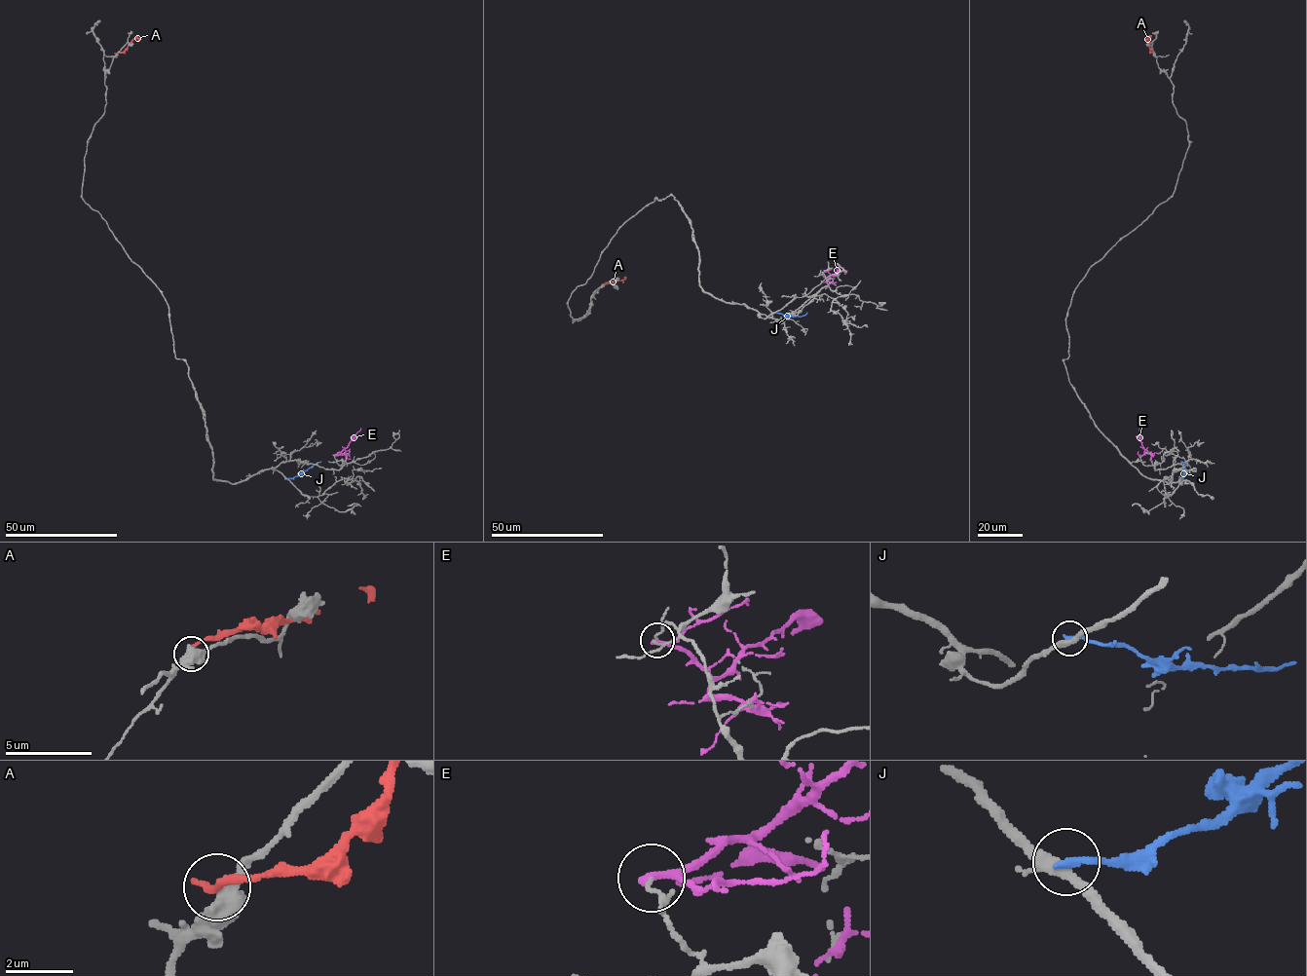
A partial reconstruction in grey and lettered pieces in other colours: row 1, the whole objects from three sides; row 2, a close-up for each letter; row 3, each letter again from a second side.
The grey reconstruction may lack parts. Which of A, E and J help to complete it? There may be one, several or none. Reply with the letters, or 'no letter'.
no letter

